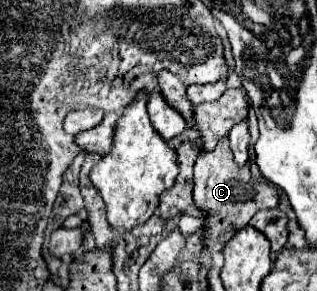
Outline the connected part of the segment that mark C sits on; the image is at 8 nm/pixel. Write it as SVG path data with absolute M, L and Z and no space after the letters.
M221 138L215 150L201 152L195 160L195 202L207 210L207 228L213 234L213 226L225 226L225 230L241 230L249 224L257 210L275 208L279 204L279 192L267 182L251 178L249 162L245 166L235 164L229 148L229 138Z

